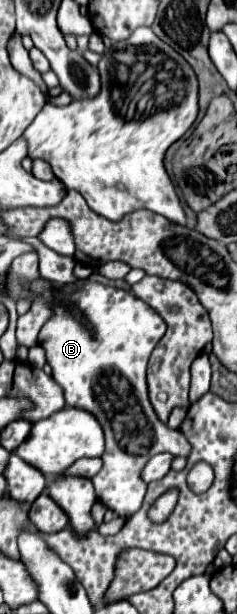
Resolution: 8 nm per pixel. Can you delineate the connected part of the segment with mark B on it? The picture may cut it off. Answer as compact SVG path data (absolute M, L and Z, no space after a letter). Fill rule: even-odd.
M77 280L69 294L63 288L55 288L51 290L51 296L53 296L53 302L51 302L53 314L39 332L39 346L47 354L47 362L53 368L53 378L65 392L67 406L91 412L101 424L105 432L105 452L101 456L103 468L93 478L95 492L97 492L97 498L107 508L111 508L123 520L127 520L143 504L147 484L141 480L141 470L149 462L149 458L161 452L169 452L173 456L187 456L191 450L187 438L179 430L171 430L157 418L157 414L151 408L149 396L147 396L147 382L145 382L147 362L149 362L153 348L163 338L167 324L155 314L151 306L141 302L131 292L115 288L115 286L105 286L95 280ZM69 304L73 304L75 310L79 310L81 316L93 326L91 330L85 328L85 324L77 316L71 314L71 310L67 308Z

